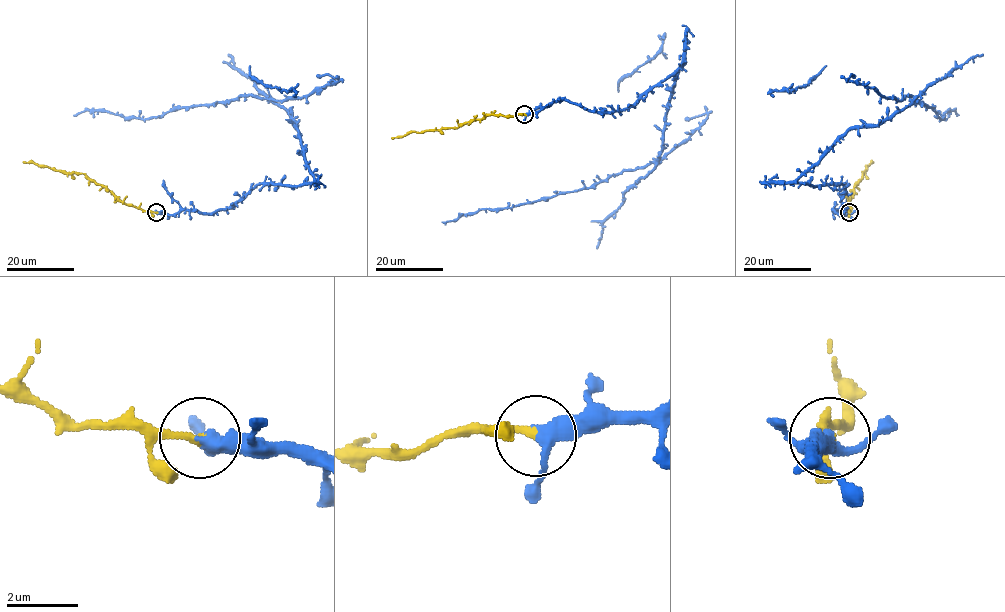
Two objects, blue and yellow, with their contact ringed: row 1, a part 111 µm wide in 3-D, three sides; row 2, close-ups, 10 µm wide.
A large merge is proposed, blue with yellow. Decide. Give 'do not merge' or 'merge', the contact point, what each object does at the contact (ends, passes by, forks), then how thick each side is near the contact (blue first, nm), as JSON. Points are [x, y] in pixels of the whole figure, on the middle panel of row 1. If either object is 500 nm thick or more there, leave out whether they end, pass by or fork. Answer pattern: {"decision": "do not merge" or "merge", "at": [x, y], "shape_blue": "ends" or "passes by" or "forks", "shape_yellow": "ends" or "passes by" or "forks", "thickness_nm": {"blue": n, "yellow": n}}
{"decision": "merge", "at": [524, 114], "shape_blue": "passes by", "shape_yellow": "ends", "thickness_nm": {"blue": 360, "yellow": 260}}

